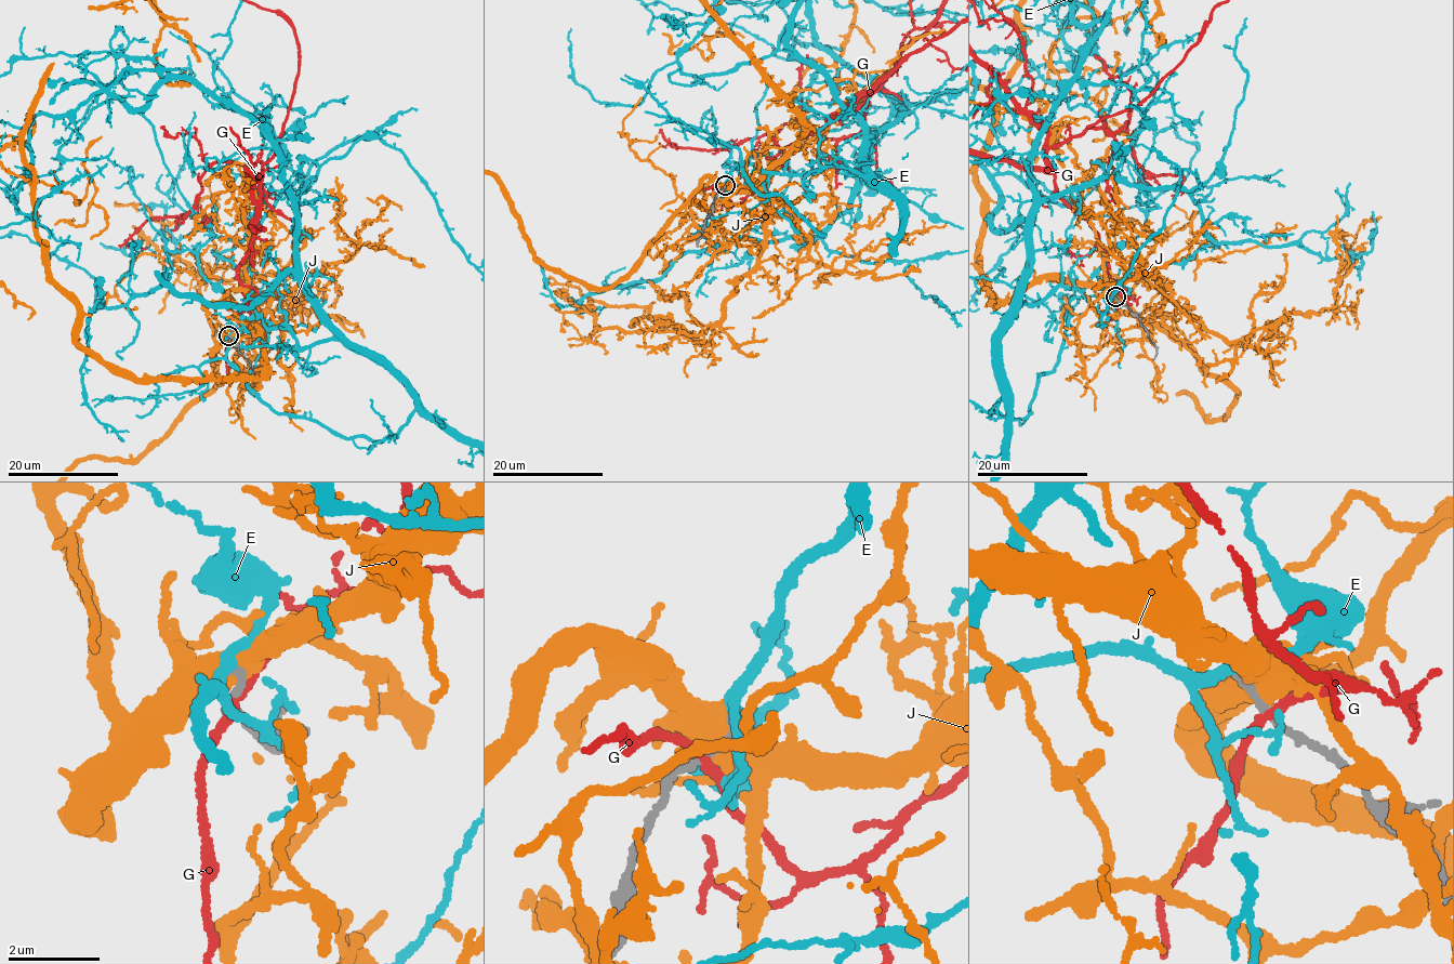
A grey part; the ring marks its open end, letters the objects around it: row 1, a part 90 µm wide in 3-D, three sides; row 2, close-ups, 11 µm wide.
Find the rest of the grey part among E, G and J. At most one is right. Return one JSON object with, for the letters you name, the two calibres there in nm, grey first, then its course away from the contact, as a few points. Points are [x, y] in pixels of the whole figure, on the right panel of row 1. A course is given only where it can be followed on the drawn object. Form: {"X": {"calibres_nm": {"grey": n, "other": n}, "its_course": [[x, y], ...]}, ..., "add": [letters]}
{"add": []}

